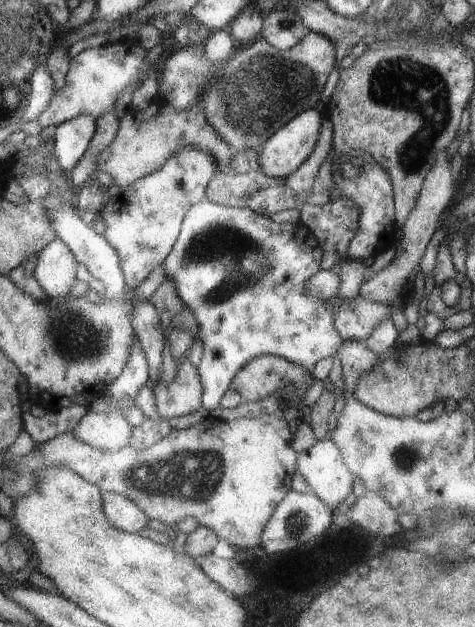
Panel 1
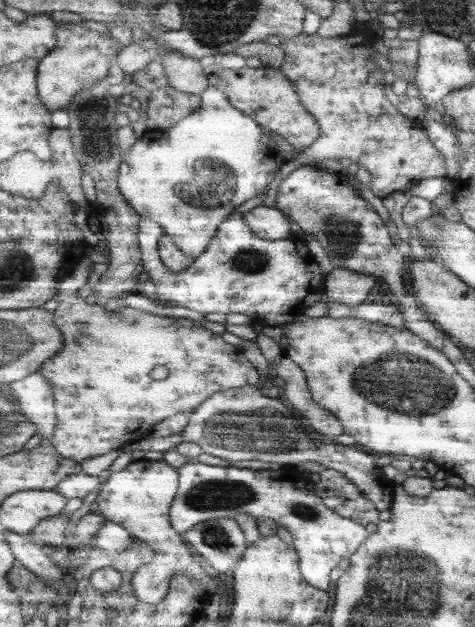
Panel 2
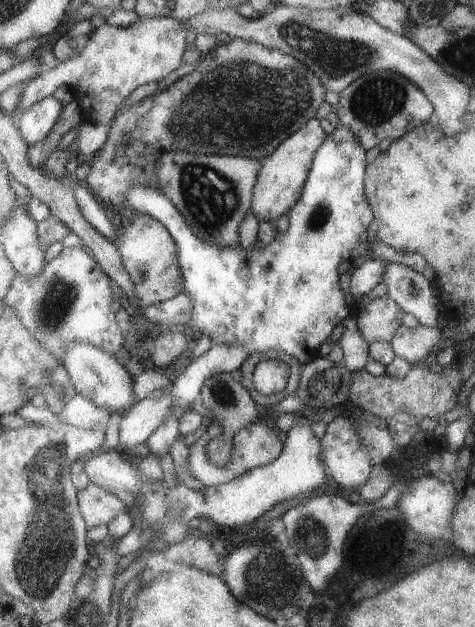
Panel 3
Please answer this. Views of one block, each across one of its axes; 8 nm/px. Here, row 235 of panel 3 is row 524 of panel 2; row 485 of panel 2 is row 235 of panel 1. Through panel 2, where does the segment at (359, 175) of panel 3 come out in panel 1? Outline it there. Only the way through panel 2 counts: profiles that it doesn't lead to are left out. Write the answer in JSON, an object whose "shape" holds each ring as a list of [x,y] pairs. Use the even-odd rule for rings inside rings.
{"shape":[[[206,198],[201,203],[196,204],[189,215],[185,218],[181,238],[178,239],[172,254],[164,262],[166,268],[166,277],[174,278],[178,284],[178,294],[182,298],[182,302],[186,304],[186,311],[192,312],[198,321],[198,332],[200,336],[196,342],[203,344],[203,358],[199,365],[200,376],[204,382],[205,393],[203,396],[203,406],[210,412],[222,406],[222,400],[226,394],[233,388],[234,379],[238,374],[248,367],[254,360],[264,355],[276,355],[287,358],[290,361],[297,362],[302,366],[310,369],[313,372],[316,364],[320,360],[324,360],[330,356],[337,359],[338,346],[342,344],[340,333],[337,328],[337,321],[334,320],[334,312],[330,312],[330,304],[328,300],[338,296],[338,288],[340,288],[340,275],[334,272],[333,269],[322,269],[322,256],[324,248],[321,241],[315,235],[315,232],[309,225],[304,222],[278,222],[272,220],[269,216],[264,216],[262,213],[252,210],[248,207],[229,207],[220,205]]]}

